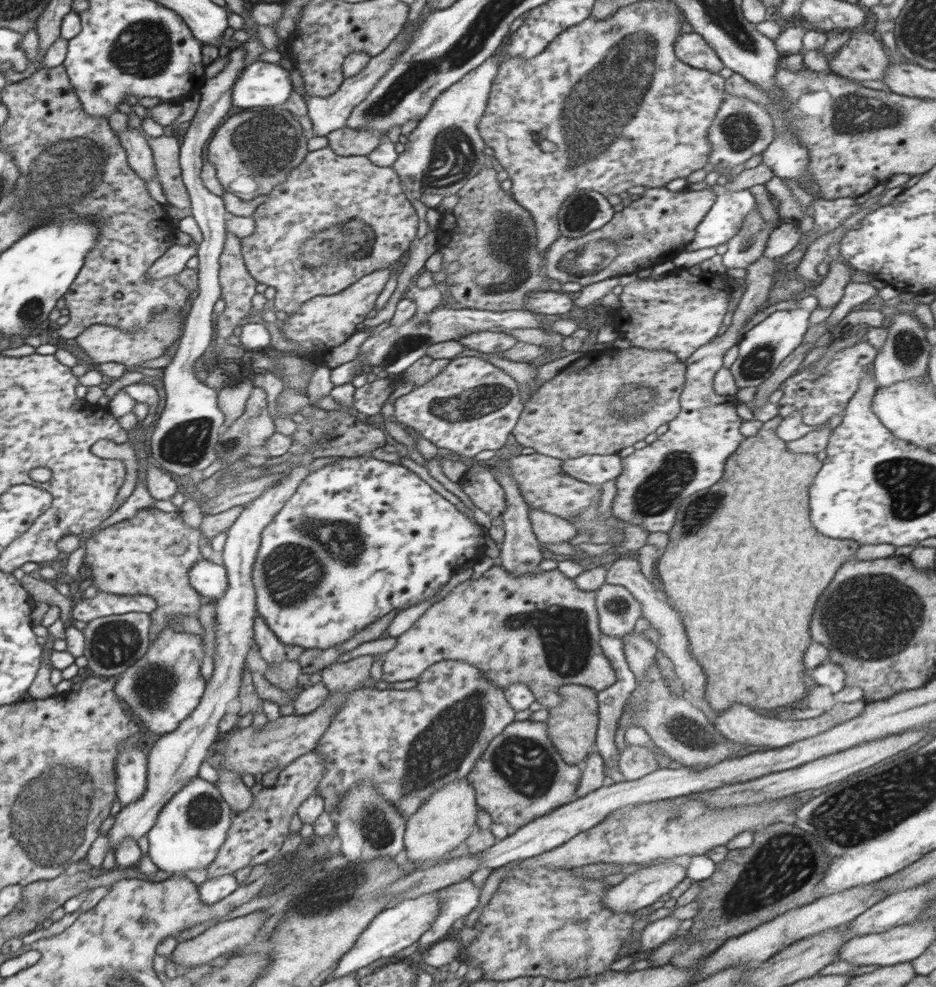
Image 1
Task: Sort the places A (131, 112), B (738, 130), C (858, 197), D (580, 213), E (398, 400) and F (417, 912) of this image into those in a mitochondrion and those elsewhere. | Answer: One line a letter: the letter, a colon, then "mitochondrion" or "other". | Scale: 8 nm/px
A: other
B: mitochondrion
C: other
D: mitochondrion
E: other
F: other

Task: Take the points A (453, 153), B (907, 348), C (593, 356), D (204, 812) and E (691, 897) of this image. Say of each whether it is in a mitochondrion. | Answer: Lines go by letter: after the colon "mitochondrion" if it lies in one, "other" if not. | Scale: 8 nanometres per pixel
A: mitochondrion
B: mitochondrion
C: other
D: mitochondrion
E: other

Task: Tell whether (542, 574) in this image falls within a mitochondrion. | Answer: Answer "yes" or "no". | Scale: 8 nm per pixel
no

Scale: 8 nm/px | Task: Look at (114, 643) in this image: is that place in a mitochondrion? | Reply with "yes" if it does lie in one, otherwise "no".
yes

